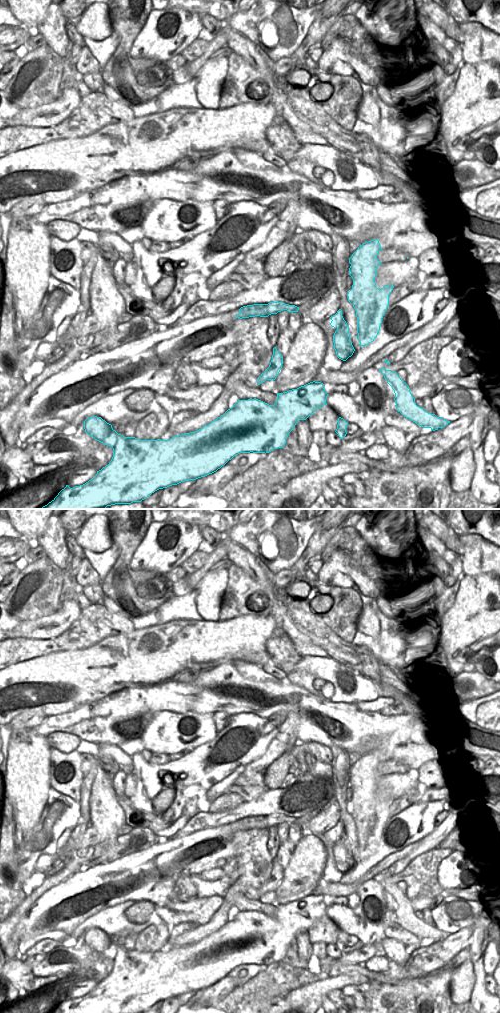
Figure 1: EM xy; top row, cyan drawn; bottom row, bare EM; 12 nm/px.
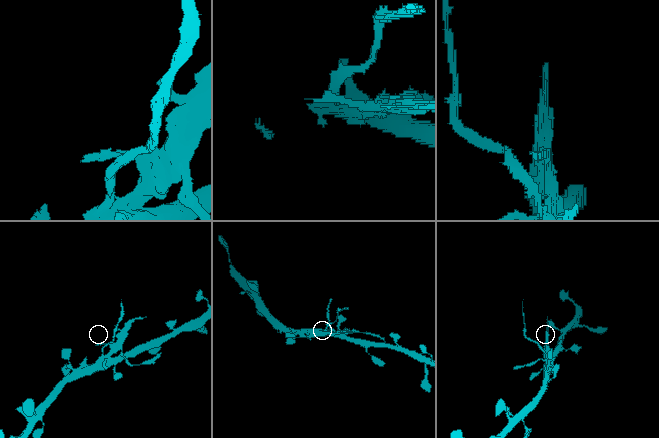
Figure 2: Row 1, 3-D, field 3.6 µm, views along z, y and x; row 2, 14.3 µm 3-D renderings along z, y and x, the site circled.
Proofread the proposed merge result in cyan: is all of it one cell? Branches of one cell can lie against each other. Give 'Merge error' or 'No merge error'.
Merge error.

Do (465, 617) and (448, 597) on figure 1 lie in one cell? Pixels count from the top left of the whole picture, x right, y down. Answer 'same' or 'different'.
different

